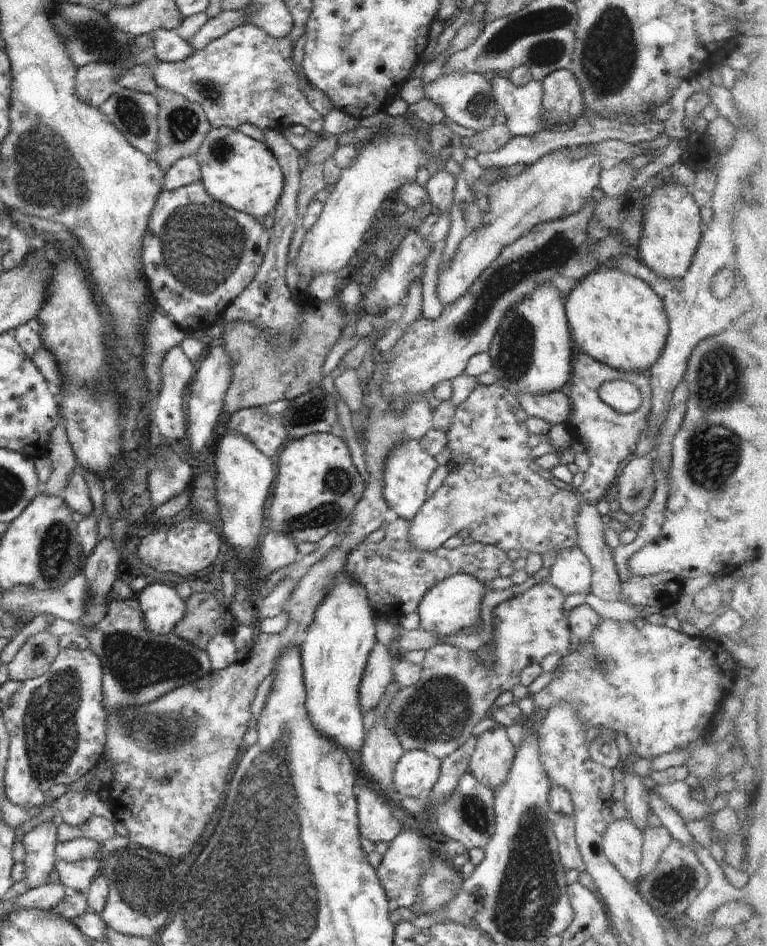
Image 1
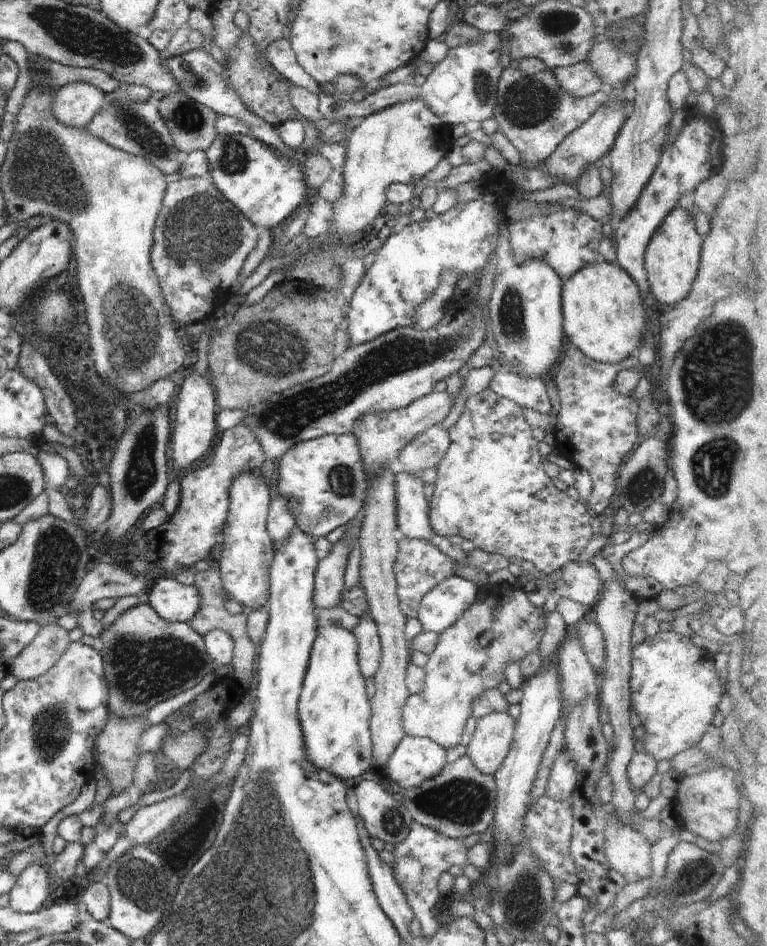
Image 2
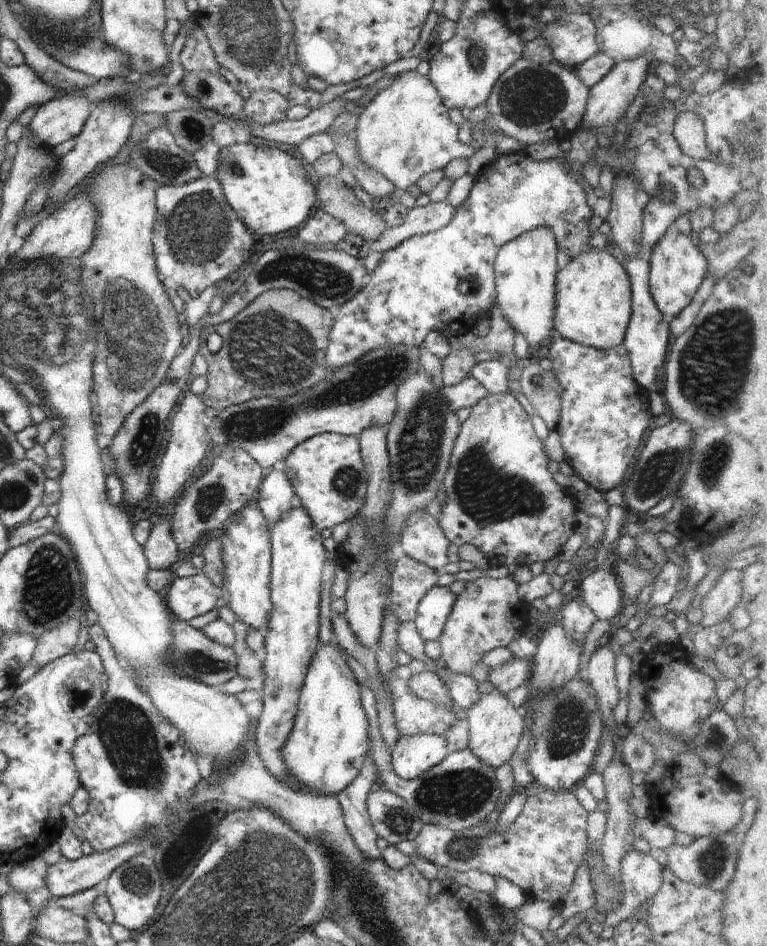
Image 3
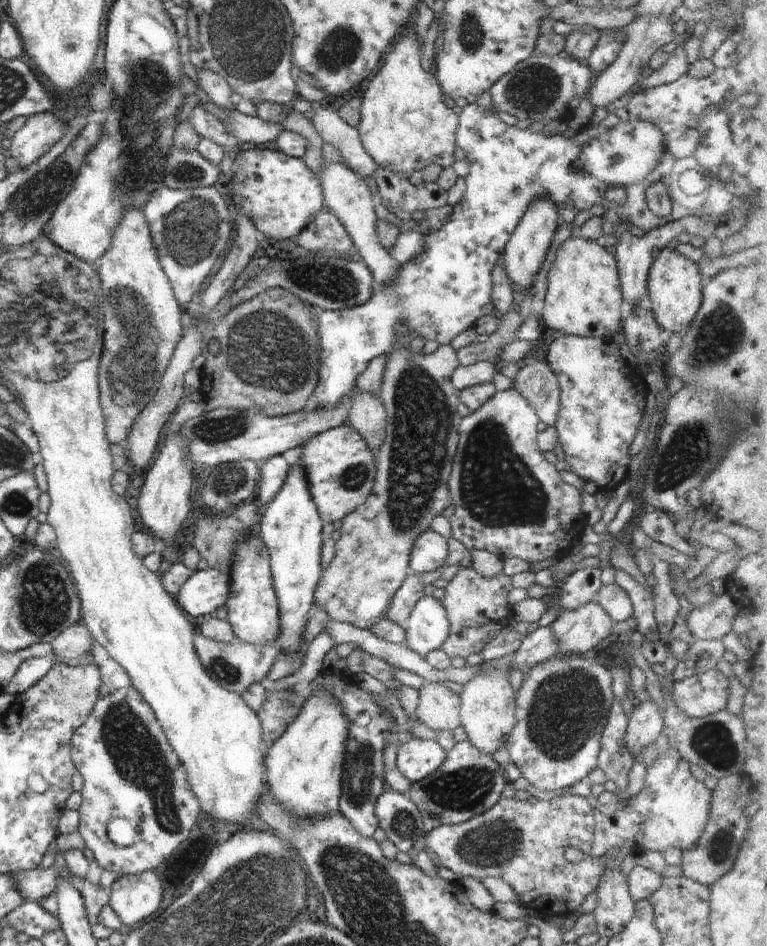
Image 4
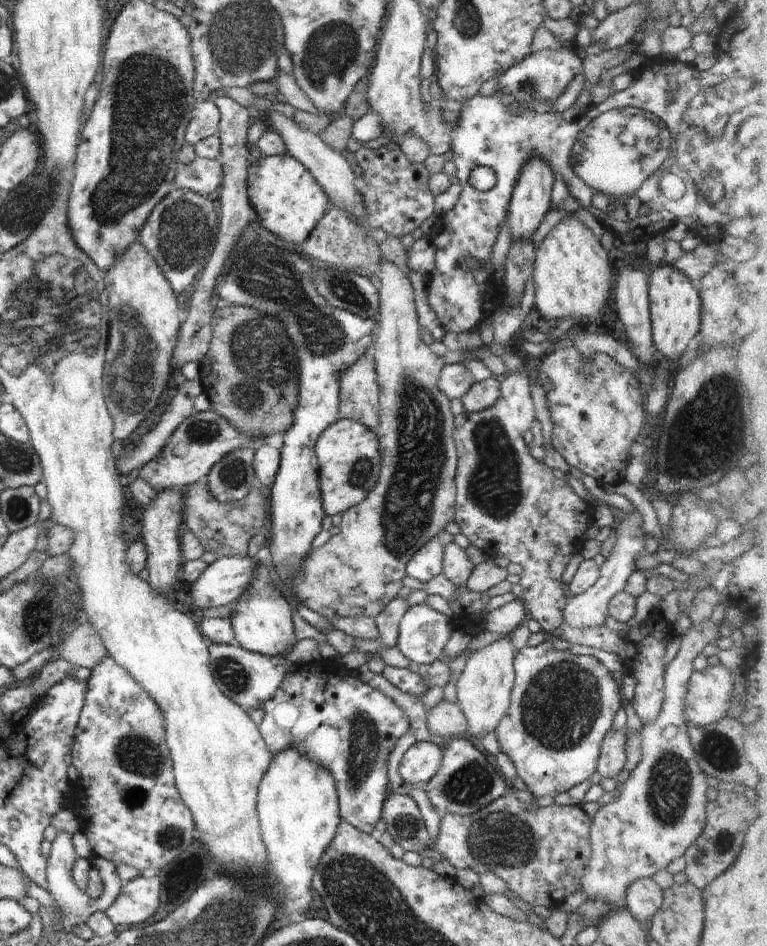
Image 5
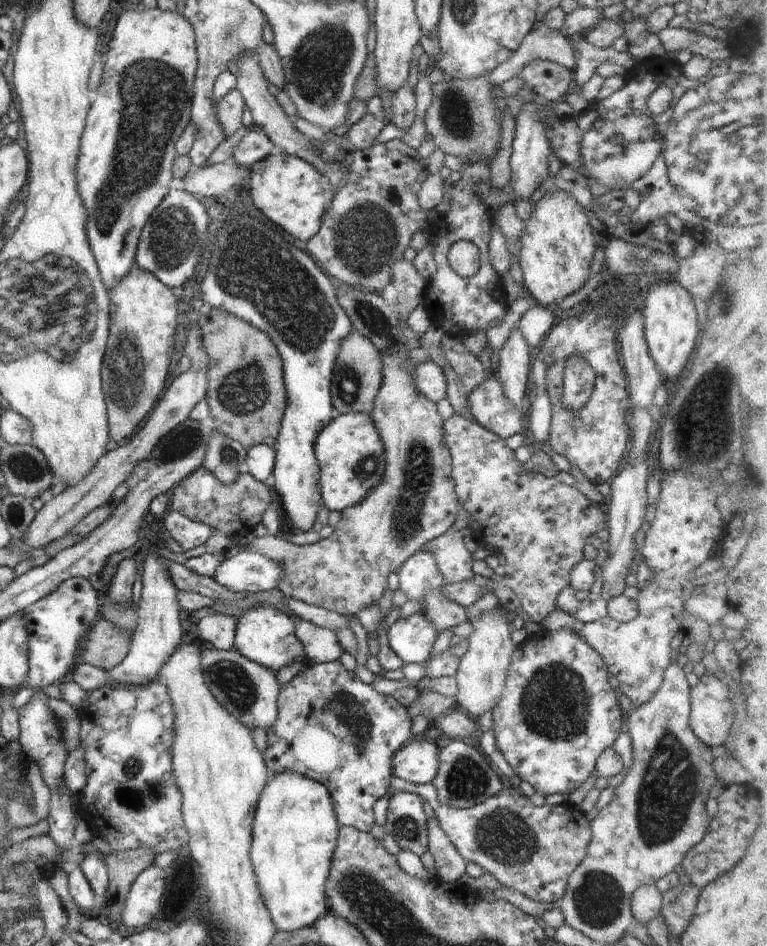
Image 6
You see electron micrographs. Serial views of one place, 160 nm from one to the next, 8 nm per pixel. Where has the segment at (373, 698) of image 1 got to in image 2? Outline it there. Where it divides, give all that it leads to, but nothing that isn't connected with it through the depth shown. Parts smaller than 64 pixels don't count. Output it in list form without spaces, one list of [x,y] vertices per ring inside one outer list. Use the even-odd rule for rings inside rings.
[[[370,614],[360,618],[360,623],[351,631],[357,638],[358,662],[362,676],[367,680],[374,678],[380,668],[382,654],[381,640],[378,627]]]

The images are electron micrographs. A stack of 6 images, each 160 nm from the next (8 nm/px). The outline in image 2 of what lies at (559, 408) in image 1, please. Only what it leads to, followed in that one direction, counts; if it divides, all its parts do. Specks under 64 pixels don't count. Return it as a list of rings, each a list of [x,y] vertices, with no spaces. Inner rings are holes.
[[[495,365],[489,388],[503,397],[517,402],[523,409],[548,414],[551,411],[550,396],[540,379],[523,379],[505,367]]]

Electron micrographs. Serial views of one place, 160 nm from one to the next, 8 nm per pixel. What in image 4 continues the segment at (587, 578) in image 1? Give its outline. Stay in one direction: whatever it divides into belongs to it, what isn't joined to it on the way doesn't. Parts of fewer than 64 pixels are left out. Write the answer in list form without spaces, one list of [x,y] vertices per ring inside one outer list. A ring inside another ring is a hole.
[[[615,582],[602,585],[596,594],[597,603],[616,623],[628,620],[633,616],[632,601],[625,590]]]

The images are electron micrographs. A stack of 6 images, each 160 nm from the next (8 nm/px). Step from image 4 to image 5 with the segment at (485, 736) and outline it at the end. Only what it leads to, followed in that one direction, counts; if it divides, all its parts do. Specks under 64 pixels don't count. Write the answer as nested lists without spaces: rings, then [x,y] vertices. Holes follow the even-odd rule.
[[[509,636],[494,641],[486,648],[472,652],[458,678],[457,704],[467,720],[467,730],[472,736],[482,738],[495,732],[510,706],[511,690],[515,681],[515,656]]]

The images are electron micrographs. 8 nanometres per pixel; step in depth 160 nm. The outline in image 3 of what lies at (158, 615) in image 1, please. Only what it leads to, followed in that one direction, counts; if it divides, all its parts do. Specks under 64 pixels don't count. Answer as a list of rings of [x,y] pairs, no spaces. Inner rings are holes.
[[[202,570],[191,577],[176,577],[163,594],[169,611],[188,621],[221,605],[220,589]]]

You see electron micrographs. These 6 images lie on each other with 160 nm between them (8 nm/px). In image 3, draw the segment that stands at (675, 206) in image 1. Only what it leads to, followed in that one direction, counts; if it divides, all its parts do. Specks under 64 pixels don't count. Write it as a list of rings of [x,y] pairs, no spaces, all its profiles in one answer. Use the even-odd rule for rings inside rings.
[[[680,230],[669,237],[663,236],[653,246],[649,258],[649,291],[656,306],[667,319],[678,316],[690,304],[709,272],[707,258],[694,244],[692,237],[684,235]]]

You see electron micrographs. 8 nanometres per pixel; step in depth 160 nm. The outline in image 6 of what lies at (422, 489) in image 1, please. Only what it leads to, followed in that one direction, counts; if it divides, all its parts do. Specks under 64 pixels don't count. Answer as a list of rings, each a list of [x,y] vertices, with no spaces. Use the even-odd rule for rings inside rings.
[[[429,551],[415,552],[404,564],[397,570],[399,578],[399,589],[407,596],[407,600],[415,600],[423,606],[423,615],[426,615],[437,630],[437,634],[448,628],[456,627],[460,623],[468,621],[466,608],[448,600],[443,593],[443,584],[446,583],[434,555]]]

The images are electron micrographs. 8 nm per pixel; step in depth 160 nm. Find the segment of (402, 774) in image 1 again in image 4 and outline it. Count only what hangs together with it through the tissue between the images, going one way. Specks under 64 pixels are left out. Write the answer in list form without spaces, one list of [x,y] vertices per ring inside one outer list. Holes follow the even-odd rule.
[[[412,736],[397,748],[397,767],[411,783],[415,783],[440,768],[446,755],[447,751],[437,742]]]

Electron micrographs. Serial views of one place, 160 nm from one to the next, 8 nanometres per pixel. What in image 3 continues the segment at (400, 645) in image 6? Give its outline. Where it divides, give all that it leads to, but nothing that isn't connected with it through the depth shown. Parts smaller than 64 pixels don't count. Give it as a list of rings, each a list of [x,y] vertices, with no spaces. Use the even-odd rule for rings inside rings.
[[[448,585],[433,586],[422,598],[414,624],[425,642],[439,640],[456,599],[457,594]]]

